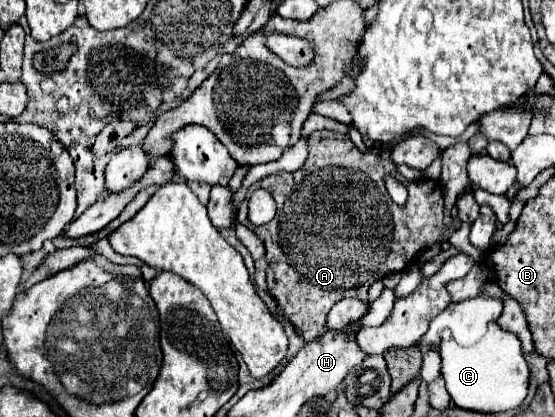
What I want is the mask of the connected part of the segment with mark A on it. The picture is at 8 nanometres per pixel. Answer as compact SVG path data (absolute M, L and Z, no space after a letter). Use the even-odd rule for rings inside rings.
M318 130L310 134L308 142L310 156L298 172L276 172L254 182L248 188L246 198L238 208L238 222L264 240L268 260L268 290L278 302L278 312L288 318L296 330L300 330L306 342L312 342L326 332L326 314L338 300L348 296L366 302L368 288L376 282L376 276L384 278L386 274L402 272L410 264L410 260L414 260L414 256L422 252L422 248L448 240L452 230L456 228L444 224L444 196L440 182L428 178L410 182L398 174L392 160L358 150L352 140L340 132ZM386 174L398 178L408 188L408 204L404 208L396 206L390 200L384 186ZM258 188L268 190L276 200L276 216L272 218L272 222L262 226L254 226L248 220L248 200Z

